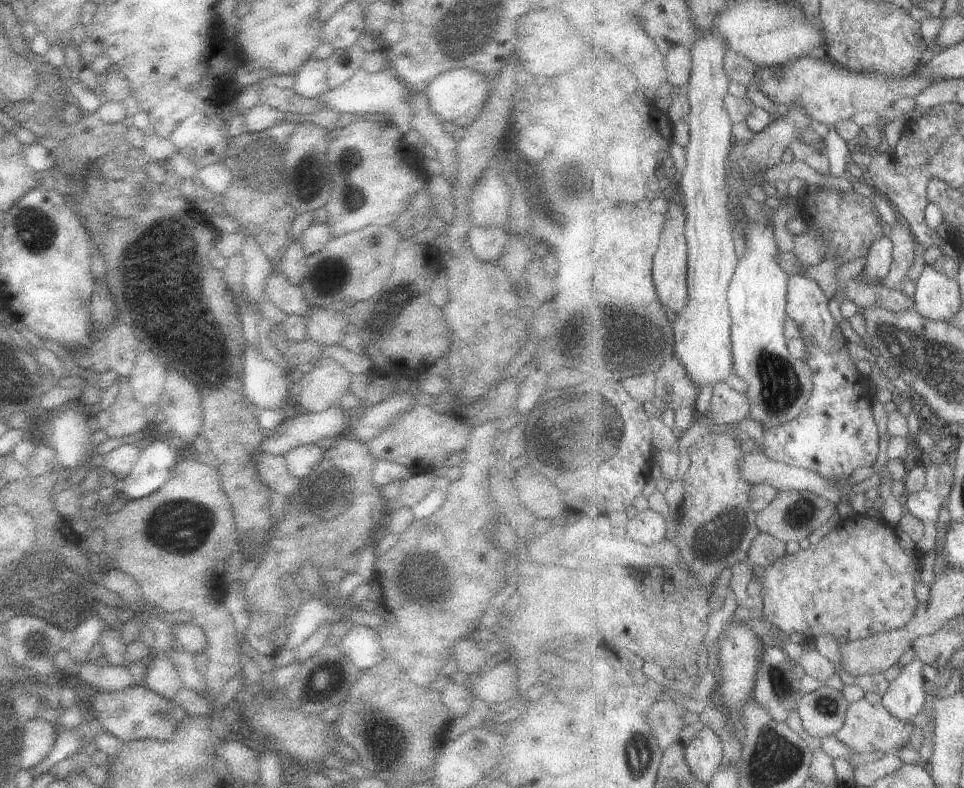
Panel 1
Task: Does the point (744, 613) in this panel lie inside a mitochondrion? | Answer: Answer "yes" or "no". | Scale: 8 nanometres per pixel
no

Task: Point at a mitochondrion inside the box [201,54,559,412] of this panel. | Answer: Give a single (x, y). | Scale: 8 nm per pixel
(356, 195)

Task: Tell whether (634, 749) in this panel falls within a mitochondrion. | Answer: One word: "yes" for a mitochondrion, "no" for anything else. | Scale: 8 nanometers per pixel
yes

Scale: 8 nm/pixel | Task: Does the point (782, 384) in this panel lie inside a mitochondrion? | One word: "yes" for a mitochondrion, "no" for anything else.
yes

